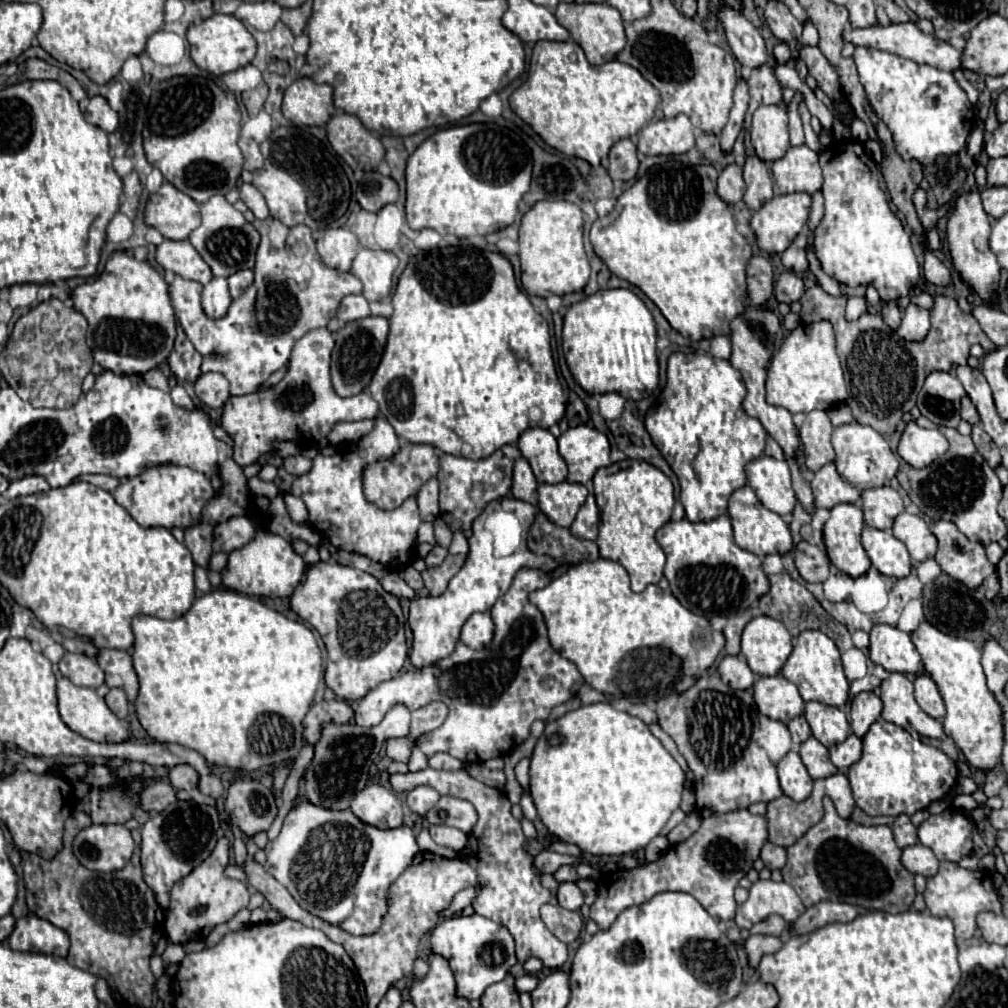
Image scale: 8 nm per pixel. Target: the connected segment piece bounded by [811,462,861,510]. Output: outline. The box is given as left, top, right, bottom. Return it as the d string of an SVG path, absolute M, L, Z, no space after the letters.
M833 462L825 464L819 472L815 472L811 488L815 494L815 506L827 508L827 510L831 510L835 504L841 504L841 502L857 502L861 496L853 484L845 482L837 474Z

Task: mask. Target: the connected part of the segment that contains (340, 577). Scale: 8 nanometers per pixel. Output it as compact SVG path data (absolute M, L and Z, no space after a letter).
M317 562L309 566L305 580L291 596L291 610L297 612L321 634L327 648L325 682L343 700L361 700L377 684L395 678L407 660L407 644L403 634L405 620L399 606L399 598L385 592L377 578L365 574L363 570L329 562Z

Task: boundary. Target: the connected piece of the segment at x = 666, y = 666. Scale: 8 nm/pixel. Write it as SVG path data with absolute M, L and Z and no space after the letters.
M597 558L595 562L581 562L581 564L573 566L573 568L569 568L567 572L563 572L559 578L555 578L555 580L553 580L551 584L547 584L545 588L535 590L533 594L529 594L529 600L531 600L531 602L543 612L543 616L545 616L545 624L547 624L547 628L549 628L549 642L551 642L553 650L557 650L557 652L559 652L563 658L567 658L569 662L573 662L573 664L581 670L581 676L585 678L585 682L587 682L589 686L593 686L595 690L599 690L599 692L603 692L603 694L611 694L611 696L615 696L615 698L627 698L631 704L643 702L643 704L647 704L647 706L653 706L659 698L669 696L671 692L683 694L685 690L689 690L689 688L697 682L699 670L701 670L701 674L703 674L705 670L709 670L709 666L715 662L715 658L719 656L719 652L725 648L725 636L723 636L723 632L713 630L713 628L711 628L711 622L709 622L707 618L697 616L697 614L693 614L691 610L687 610L685 606L681 606L679 600L677 600L671 592L661 590L657 584L649 584L641 594L631 592L627 570L625 570L621 564L617 564L617 562L613 562L613 560L605 560L605 558Z

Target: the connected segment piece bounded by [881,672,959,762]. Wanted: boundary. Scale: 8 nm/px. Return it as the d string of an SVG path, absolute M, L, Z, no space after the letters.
M891 674L881 682L883 718L905 730L915 730L919 736L929 738L933 746L943 750L955 762L959 760L959 748L943 732L943 724L927 716L913 698L913 682L905 674Z

